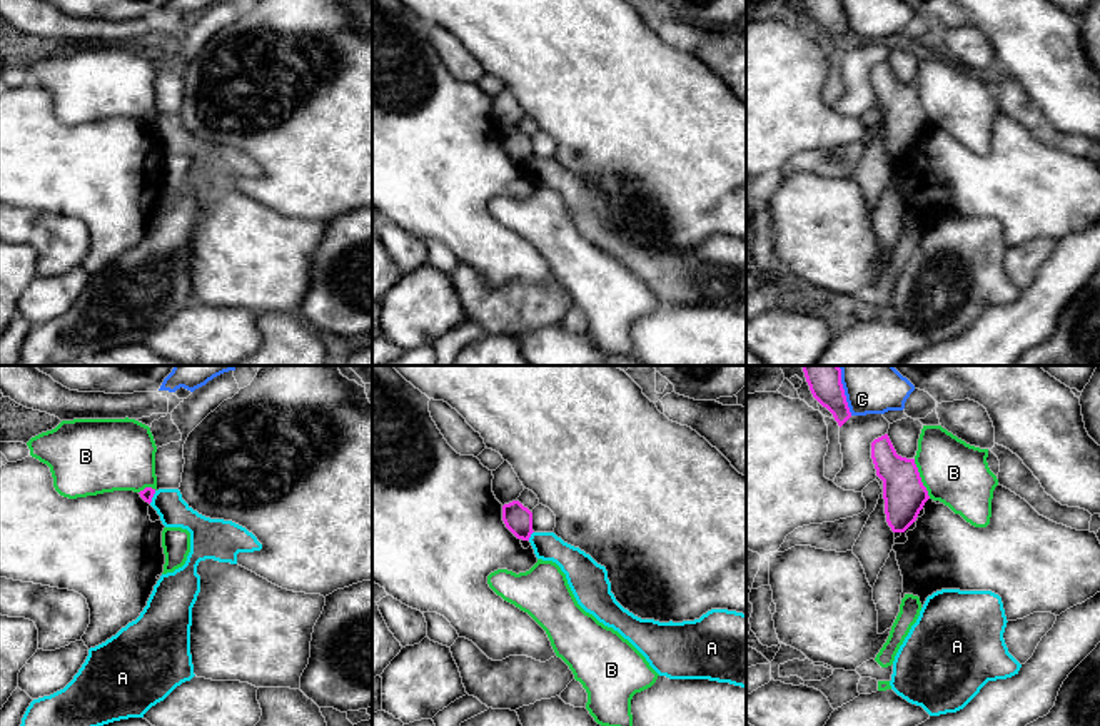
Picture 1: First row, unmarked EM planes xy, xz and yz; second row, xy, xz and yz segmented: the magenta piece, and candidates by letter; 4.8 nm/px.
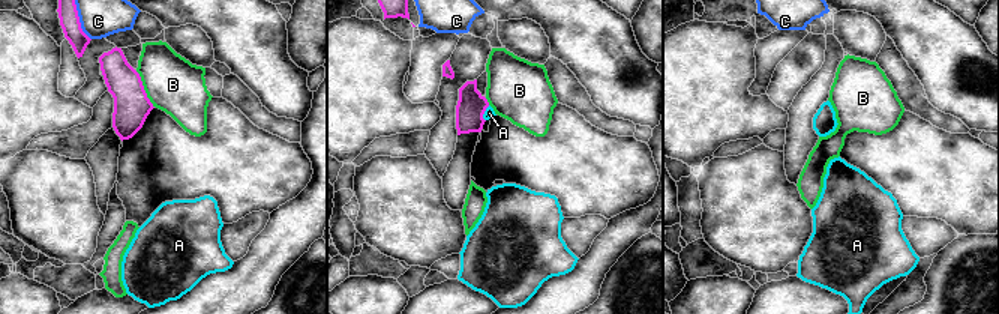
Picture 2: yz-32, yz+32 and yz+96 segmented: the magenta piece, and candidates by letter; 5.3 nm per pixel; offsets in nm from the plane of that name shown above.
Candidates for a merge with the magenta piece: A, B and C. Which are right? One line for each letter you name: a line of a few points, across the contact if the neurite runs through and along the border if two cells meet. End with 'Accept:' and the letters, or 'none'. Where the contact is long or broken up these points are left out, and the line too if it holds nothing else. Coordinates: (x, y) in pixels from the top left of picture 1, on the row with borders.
Accept: none

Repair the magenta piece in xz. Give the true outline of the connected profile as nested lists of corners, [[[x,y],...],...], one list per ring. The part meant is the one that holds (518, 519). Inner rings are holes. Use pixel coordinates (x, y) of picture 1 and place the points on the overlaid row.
[[[519,501],[502,506],[502,521],[506,527],[522,541],[529,541],[532,531],[532,512]]]

